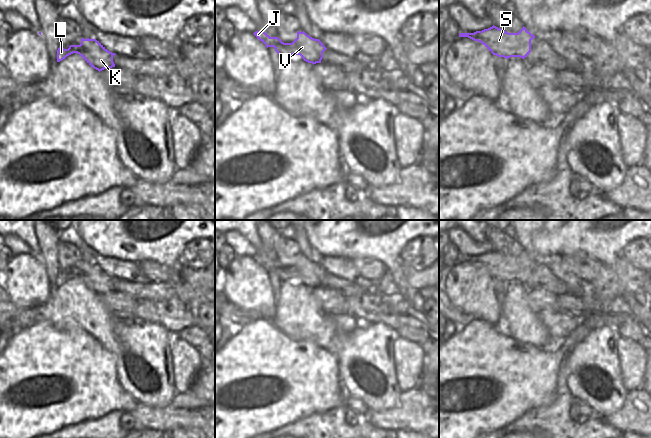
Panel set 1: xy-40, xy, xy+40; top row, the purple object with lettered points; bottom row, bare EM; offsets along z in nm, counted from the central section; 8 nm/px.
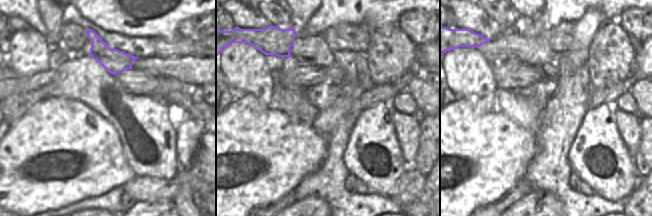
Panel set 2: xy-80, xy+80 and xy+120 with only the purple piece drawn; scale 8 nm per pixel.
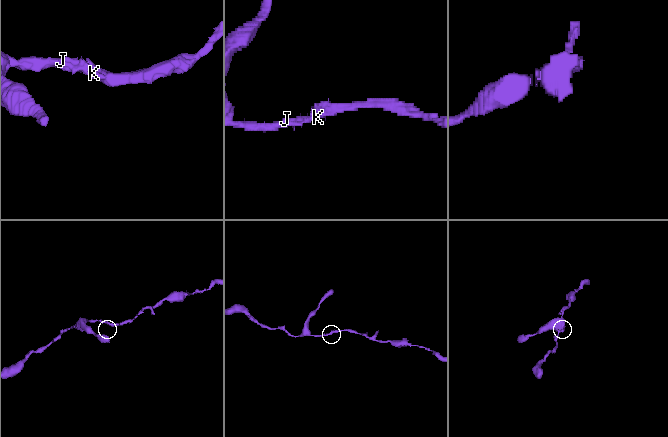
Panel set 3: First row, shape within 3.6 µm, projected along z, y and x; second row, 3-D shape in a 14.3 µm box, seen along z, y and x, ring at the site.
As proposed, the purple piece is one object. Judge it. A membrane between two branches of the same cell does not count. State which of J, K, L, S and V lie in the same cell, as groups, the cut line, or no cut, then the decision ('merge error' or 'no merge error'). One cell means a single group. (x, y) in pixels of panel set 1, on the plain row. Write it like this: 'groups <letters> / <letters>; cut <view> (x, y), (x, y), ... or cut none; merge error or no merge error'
groups J K L S V; cut none; no merge error

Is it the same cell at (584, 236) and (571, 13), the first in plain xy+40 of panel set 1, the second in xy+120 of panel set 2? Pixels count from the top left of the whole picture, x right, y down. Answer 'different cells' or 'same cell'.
same cell

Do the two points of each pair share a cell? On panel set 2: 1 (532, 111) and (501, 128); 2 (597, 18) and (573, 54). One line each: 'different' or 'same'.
1: different
2: same

